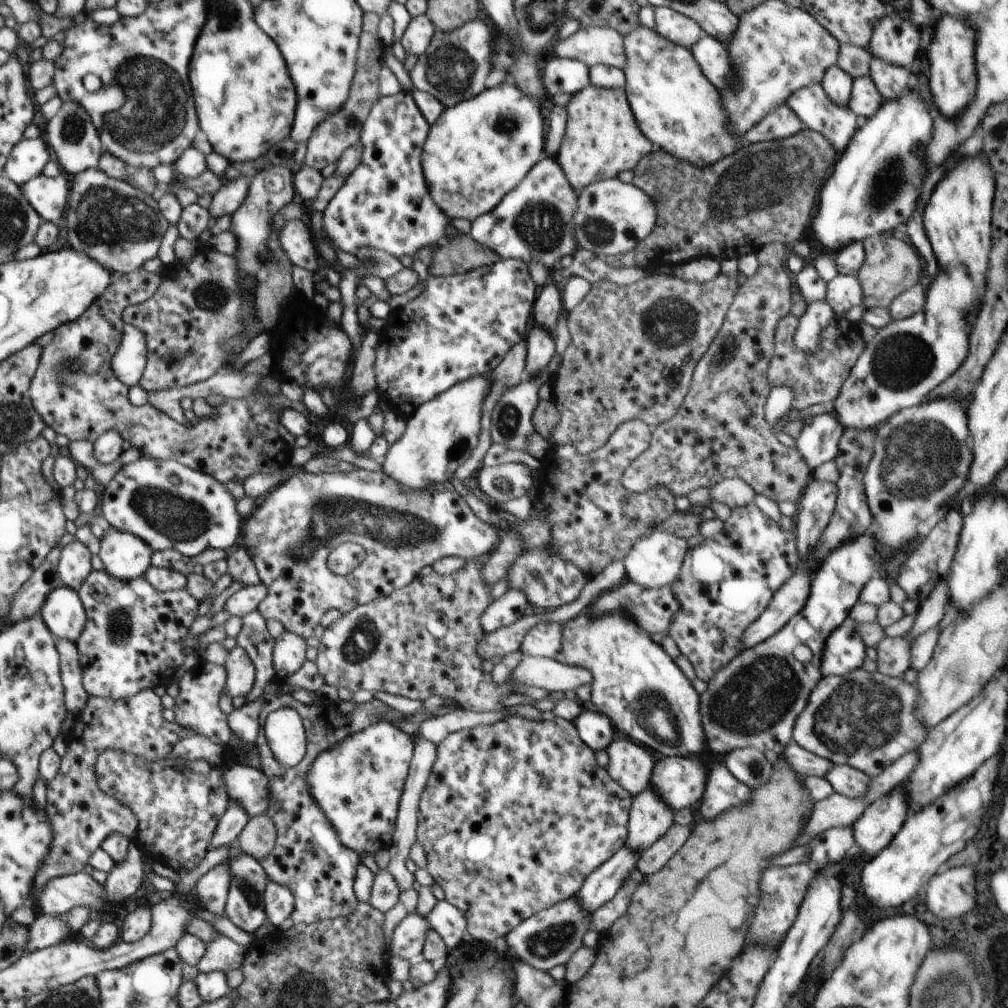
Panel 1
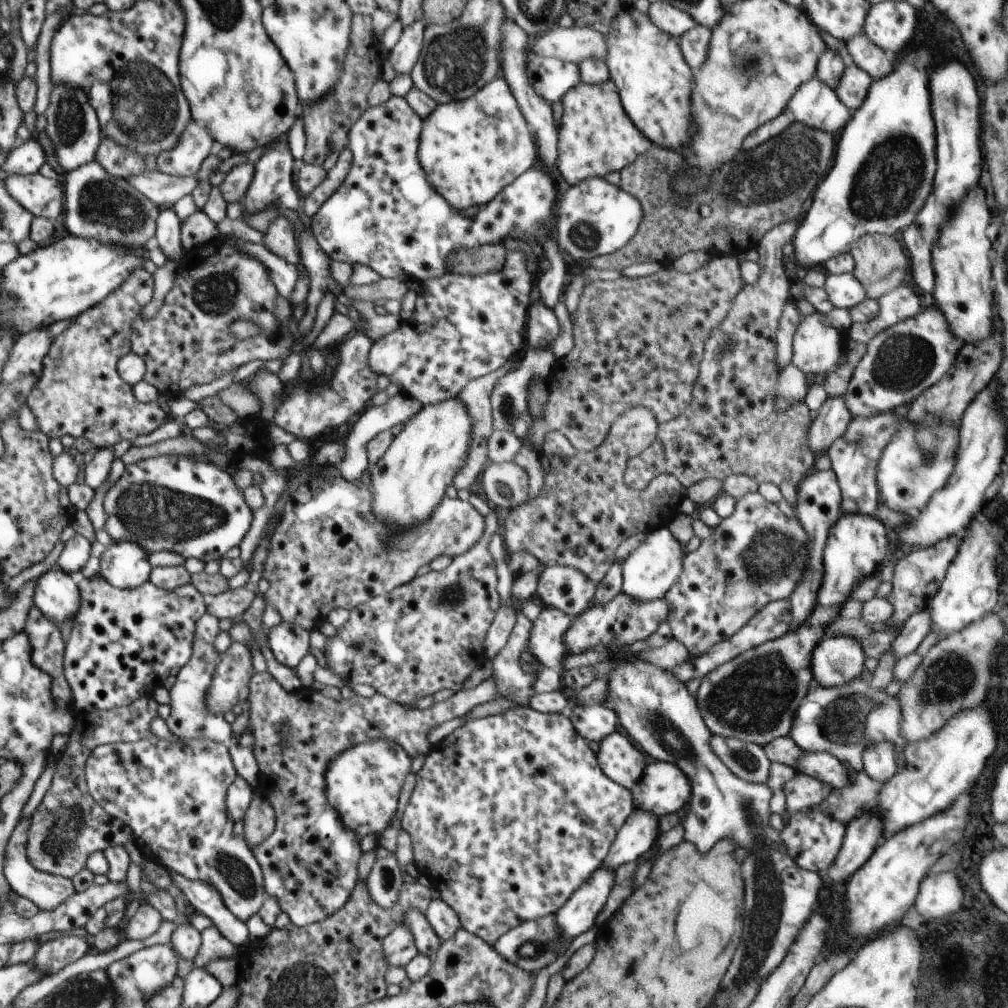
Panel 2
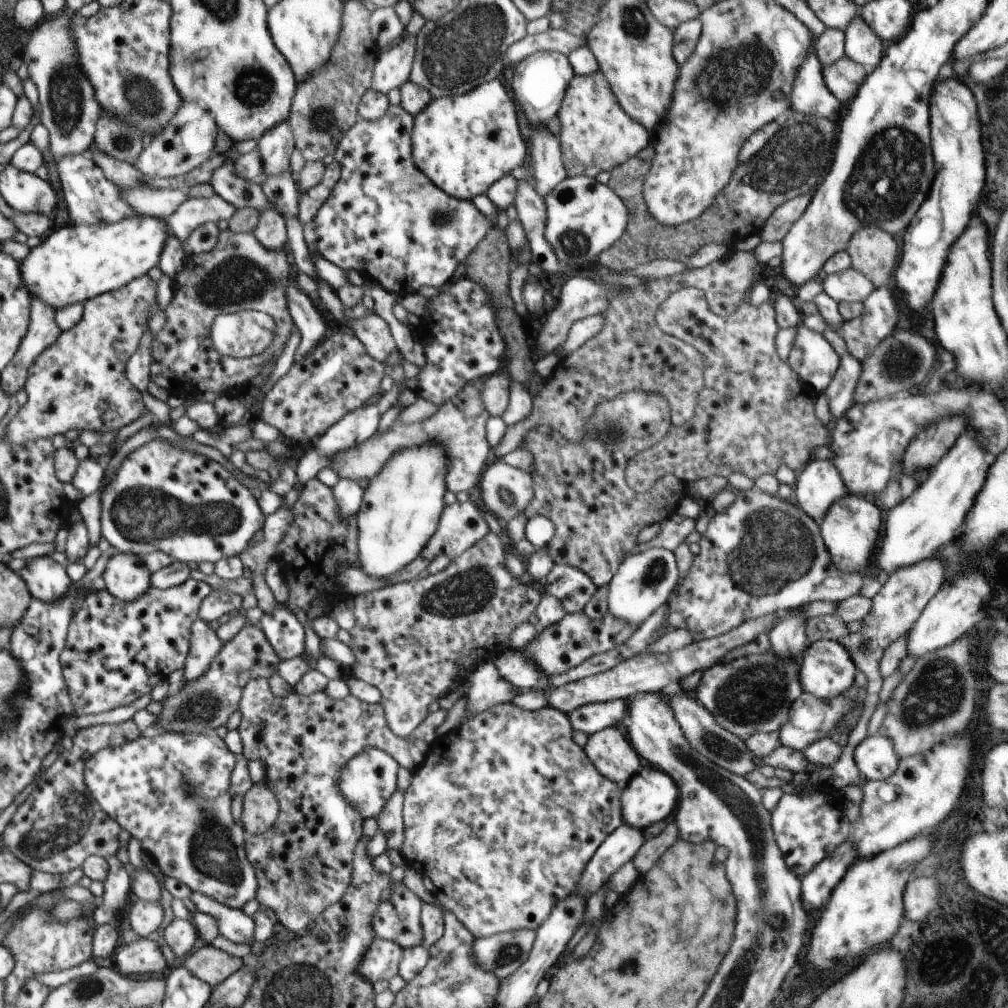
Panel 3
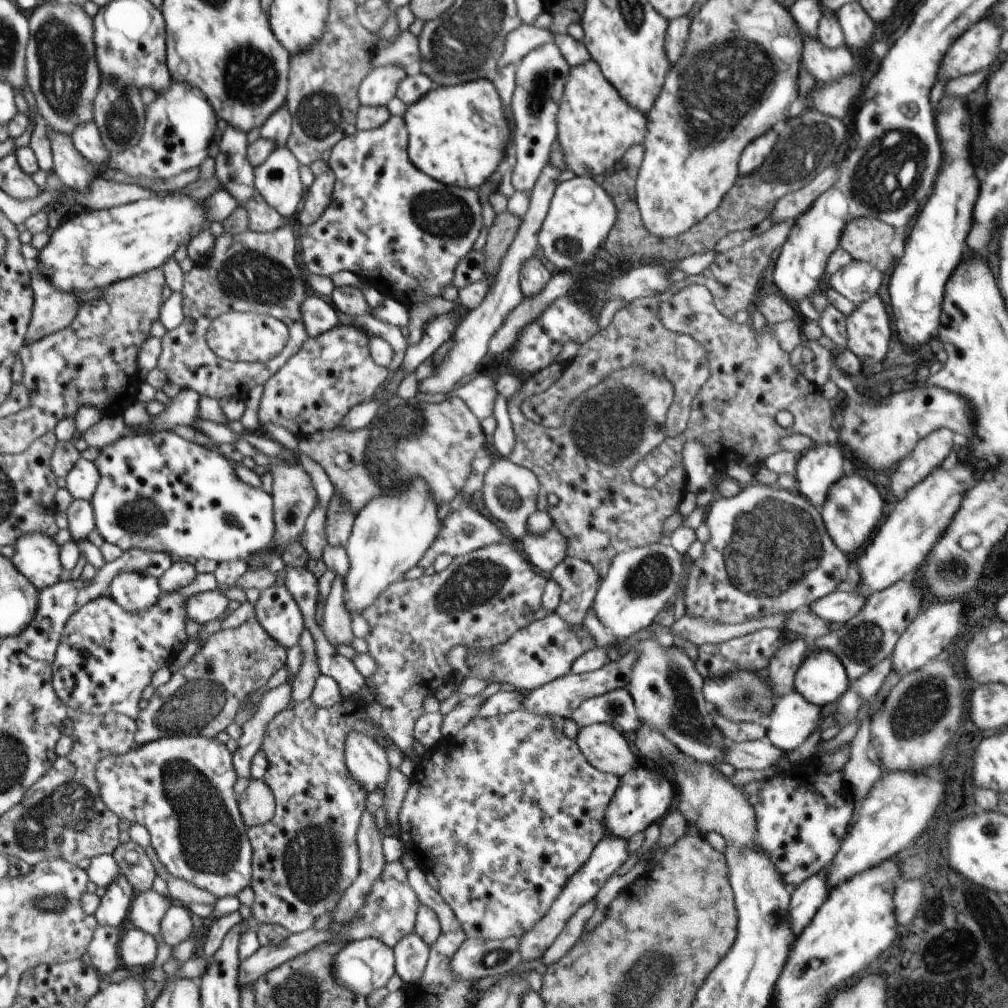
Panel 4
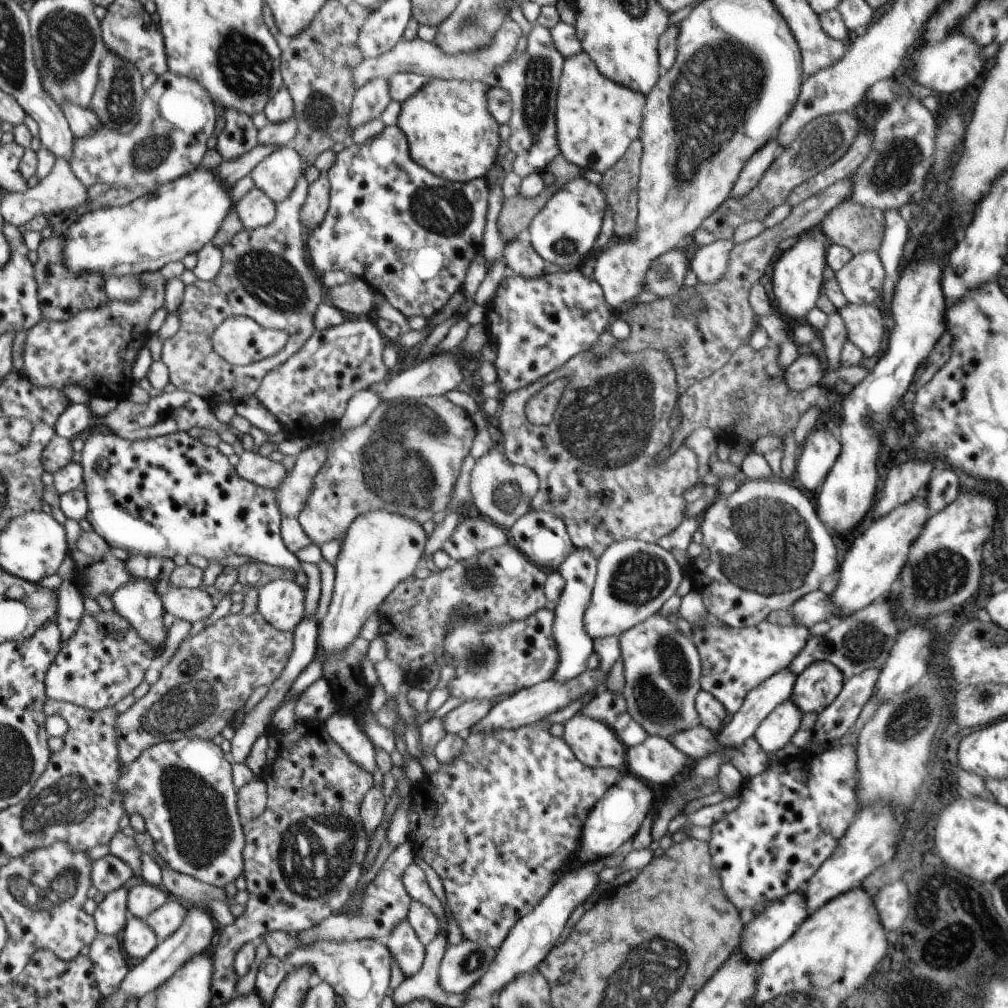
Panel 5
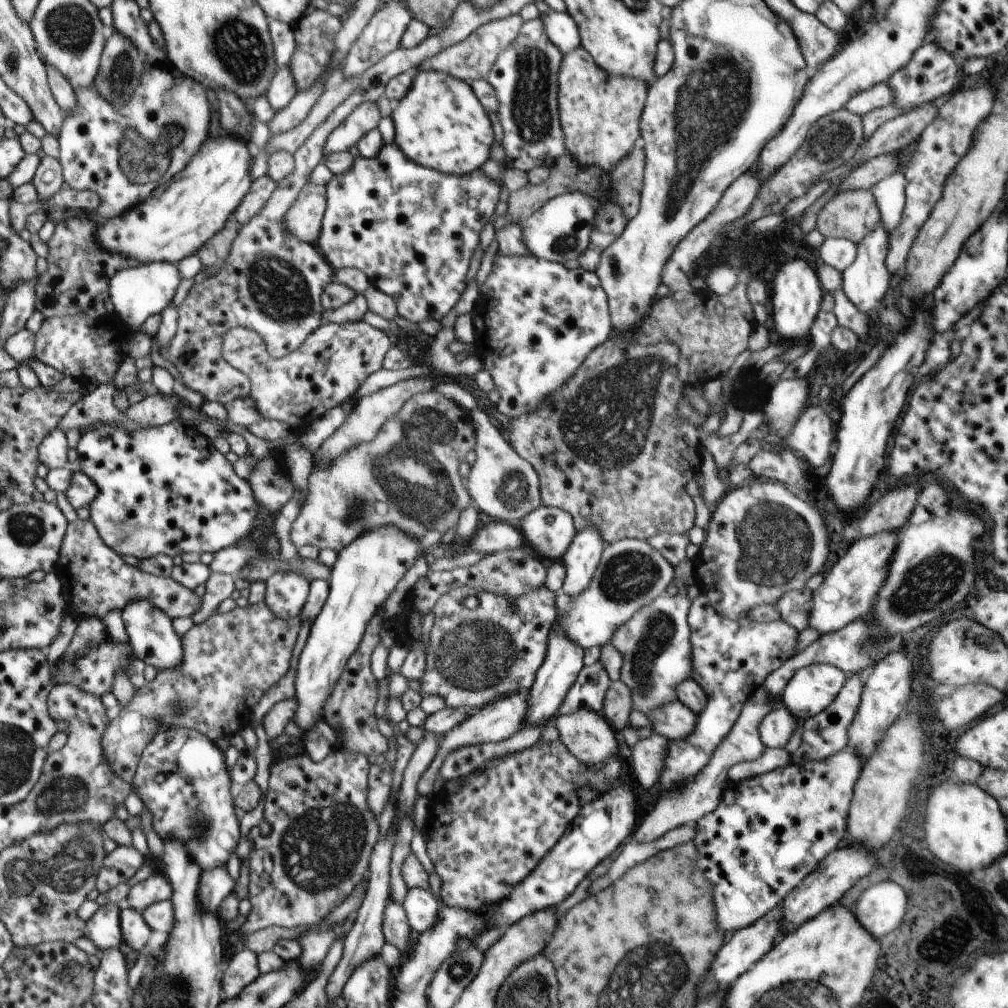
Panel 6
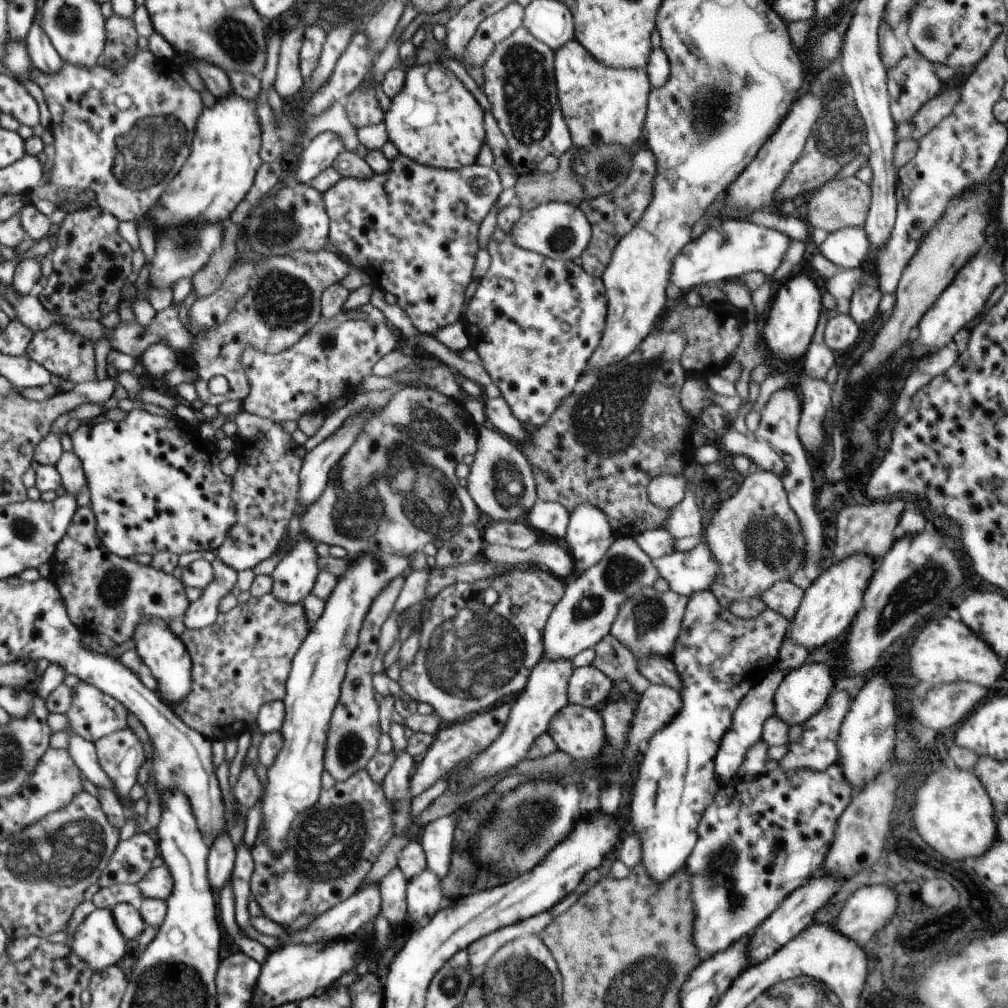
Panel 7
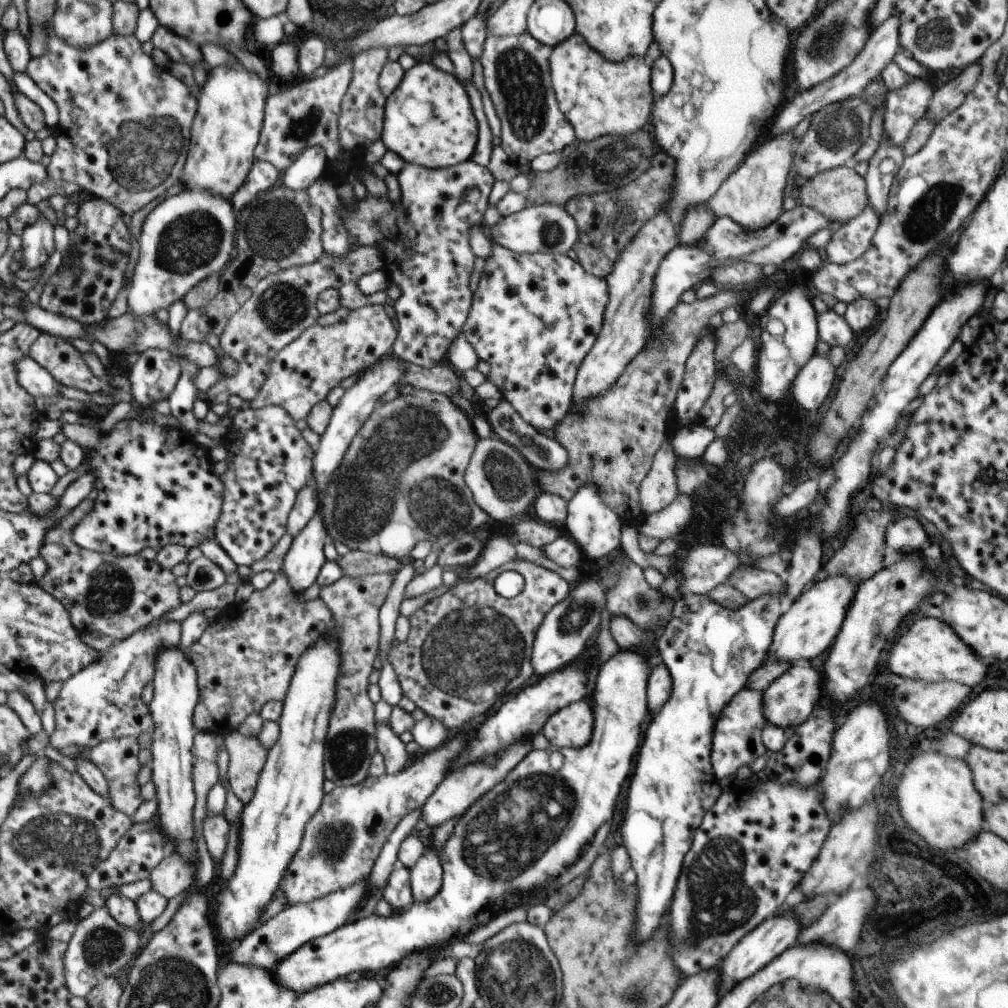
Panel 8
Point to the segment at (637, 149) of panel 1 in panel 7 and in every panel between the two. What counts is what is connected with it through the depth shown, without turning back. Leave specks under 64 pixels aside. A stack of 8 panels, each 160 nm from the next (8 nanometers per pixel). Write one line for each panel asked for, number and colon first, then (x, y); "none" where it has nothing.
2: (596, 136)
3: (596, 135)
4: (595, 126)
5: (597, 119)
6: (600, 114)
7: (600, 104)

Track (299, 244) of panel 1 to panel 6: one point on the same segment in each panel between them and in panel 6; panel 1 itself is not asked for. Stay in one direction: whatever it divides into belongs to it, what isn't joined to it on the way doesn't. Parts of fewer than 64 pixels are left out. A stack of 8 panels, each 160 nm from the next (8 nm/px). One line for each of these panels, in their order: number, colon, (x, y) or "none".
2: (280, 238)
3: (271, 232)
4: (263, 218)
5: (255, 209)
6: (262, 188)

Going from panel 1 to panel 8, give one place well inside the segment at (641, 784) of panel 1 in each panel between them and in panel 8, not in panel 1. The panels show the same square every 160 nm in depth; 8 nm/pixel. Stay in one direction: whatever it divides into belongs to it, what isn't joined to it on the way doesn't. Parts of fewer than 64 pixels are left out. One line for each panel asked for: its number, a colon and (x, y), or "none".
2: (620, 759)
3: (610, 751)
4: (605, 747)
5: (595, 744)
6: (590, 738)
7: (577, 730)
8: (572, 726)

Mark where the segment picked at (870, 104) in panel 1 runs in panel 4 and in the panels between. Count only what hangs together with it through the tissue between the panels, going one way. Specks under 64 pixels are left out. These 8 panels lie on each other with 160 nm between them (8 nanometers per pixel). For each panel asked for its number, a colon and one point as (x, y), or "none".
2: (852, 90)
3: (844, 78)
4: (825, 64)

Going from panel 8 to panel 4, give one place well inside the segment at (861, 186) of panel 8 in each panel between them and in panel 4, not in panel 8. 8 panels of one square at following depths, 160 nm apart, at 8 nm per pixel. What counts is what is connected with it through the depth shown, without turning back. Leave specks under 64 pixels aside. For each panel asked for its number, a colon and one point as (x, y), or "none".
4: (866, 239)
5: (860, 229)
6: (851, 215)
7: (841, 203)

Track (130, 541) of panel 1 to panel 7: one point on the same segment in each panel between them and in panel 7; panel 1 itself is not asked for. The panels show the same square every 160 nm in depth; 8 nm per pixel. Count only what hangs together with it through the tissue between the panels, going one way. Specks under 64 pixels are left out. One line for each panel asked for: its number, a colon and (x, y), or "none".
2: (124, 564)
3: (125, 577)
4: (134, 592)
5: (138, 601)
6: (151, 636)
7: (163, 653)

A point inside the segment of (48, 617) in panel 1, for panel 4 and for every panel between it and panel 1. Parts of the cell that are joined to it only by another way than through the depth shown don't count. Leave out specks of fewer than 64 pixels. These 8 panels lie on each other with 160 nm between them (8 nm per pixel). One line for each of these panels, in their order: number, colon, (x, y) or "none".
2: (56, 595)
3: (47, 580)
4: (36, 556)

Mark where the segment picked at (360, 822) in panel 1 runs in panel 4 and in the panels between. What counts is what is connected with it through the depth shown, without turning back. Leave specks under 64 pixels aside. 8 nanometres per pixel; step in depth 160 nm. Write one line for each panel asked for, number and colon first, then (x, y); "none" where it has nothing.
2: (363, 783)
3: (367, 781)
4: (367, 762)

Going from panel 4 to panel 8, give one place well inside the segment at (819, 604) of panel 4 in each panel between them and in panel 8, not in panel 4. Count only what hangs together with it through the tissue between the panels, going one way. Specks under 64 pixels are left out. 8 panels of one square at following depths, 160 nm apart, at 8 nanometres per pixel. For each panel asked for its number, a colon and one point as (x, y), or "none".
5: (816, 606)
6: (793, 606)
7: (784, 597)
8: (753, 582)

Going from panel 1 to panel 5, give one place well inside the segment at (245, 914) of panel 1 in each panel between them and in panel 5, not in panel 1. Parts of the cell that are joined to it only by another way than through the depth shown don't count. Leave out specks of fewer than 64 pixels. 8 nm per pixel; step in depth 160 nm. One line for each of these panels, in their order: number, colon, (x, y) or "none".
2: (172, 795)
3: (171, 791)
4: (180, 788)
5: (183, 789)

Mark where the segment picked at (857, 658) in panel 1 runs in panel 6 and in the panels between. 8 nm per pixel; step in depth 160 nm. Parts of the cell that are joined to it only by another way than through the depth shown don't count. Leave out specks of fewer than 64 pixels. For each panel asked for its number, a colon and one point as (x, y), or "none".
2: (836, 660)
3: (826, 669)
4: (821, 679)
5: (819, 684)
6: (813, 688)

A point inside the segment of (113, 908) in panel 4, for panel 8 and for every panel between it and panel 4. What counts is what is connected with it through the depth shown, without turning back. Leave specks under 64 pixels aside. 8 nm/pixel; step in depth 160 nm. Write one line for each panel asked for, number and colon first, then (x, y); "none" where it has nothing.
5: (111, 915)
6: (103, 929)
7: (97, 941)
8: (100, 946)

